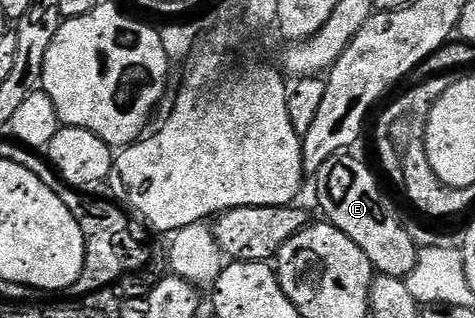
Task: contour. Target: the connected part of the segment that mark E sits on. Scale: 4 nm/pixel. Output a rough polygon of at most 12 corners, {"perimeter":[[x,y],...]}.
{"perimeter":[[353,152],[316,174],[318,205],[383,277],[420,248]]}

